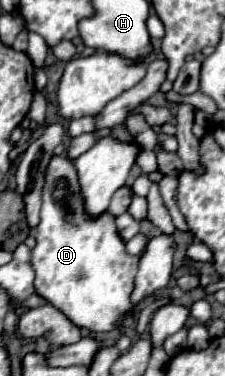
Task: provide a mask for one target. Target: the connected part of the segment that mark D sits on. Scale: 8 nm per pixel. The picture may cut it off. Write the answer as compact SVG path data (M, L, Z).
M52 156L44 184L40 224L36 226L36 246L32 248L32 266L36 270L36 294L50 302L54 308L58 308L76 326L88 328L90 332L110 332L114 328L128 328L134 324L136 306L132 304L130 296L136 286L138 264L140 256L128 254L126 242L116 230L116 216L112 216L110 212L90 216L86 212L84 196L72 160L66 156Z

